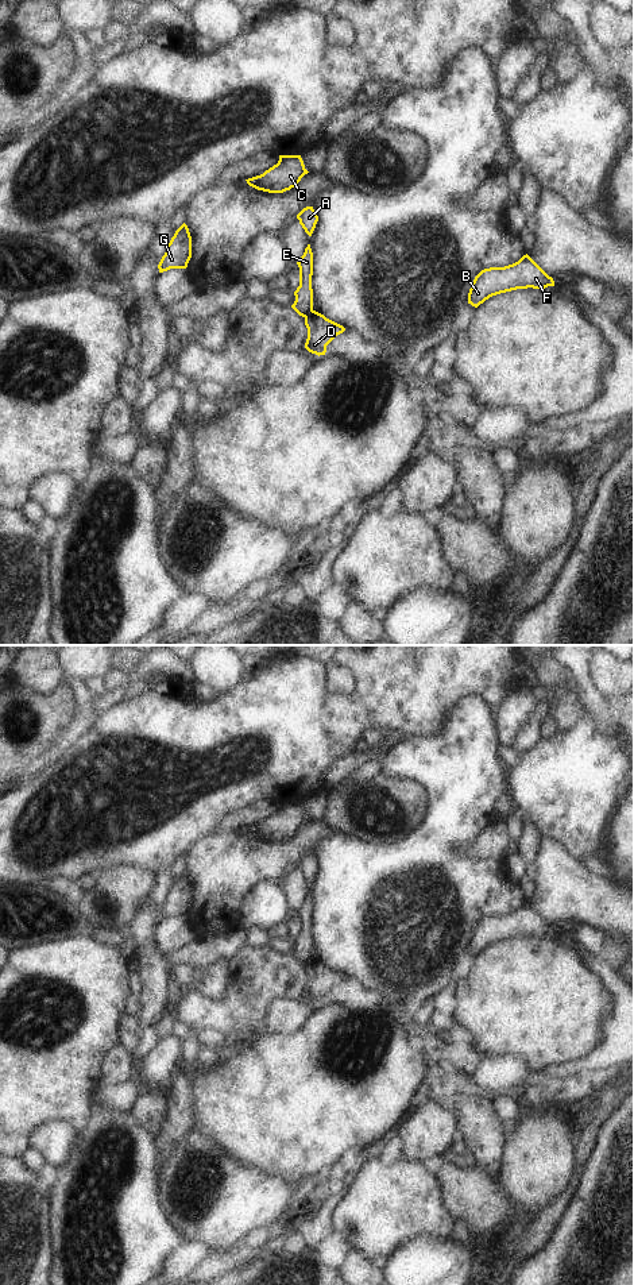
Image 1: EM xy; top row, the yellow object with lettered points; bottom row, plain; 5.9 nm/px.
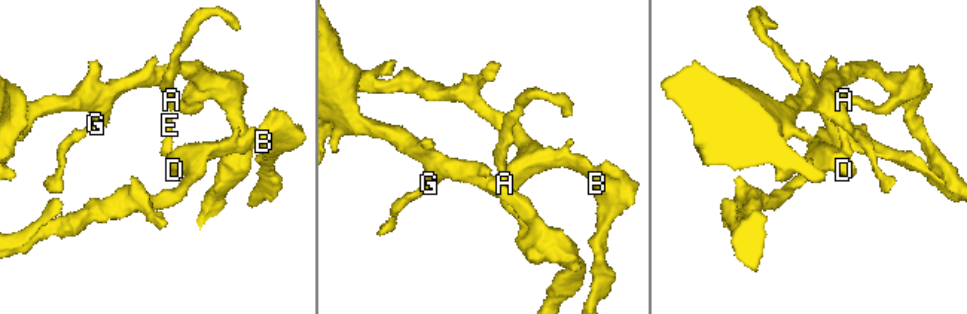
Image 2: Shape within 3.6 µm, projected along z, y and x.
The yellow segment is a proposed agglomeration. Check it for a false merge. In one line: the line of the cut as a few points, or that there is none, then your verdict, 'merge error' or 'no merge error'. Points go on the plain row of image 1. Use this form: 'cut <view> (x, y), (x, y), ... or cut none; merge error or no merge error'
cut xy (312, 957), (305, 965); merge error

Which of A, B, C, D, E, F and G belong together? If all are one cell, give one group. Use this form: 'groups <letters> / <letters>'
groups A C E G / B D F

